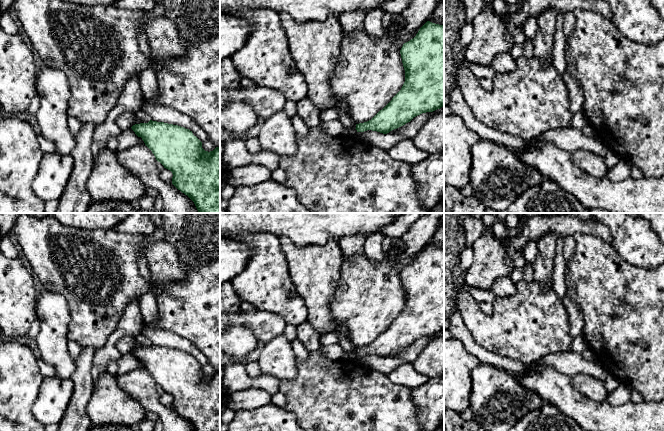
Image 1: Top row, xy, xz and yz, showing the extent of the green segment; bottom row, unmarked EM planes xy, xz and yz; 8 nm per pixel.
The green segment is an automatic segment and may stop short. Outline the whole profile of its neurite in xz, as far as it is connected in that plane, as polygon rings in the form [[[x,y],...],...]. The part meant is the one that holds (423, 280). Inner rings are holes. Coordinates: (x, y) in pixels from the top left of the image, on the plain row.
[[[427,245],[413,263],[403,268],[400,278],[405,294],[401,314],[371,344],[356,348],[357,356],[372,354],[387,358],[422,337],[444,330],[444,249]]]

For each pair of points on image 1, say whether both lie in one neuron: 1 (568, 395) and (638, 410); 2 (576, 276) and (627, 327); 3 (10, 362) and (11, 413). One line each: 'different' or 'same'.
1: same
2: same
3: same

